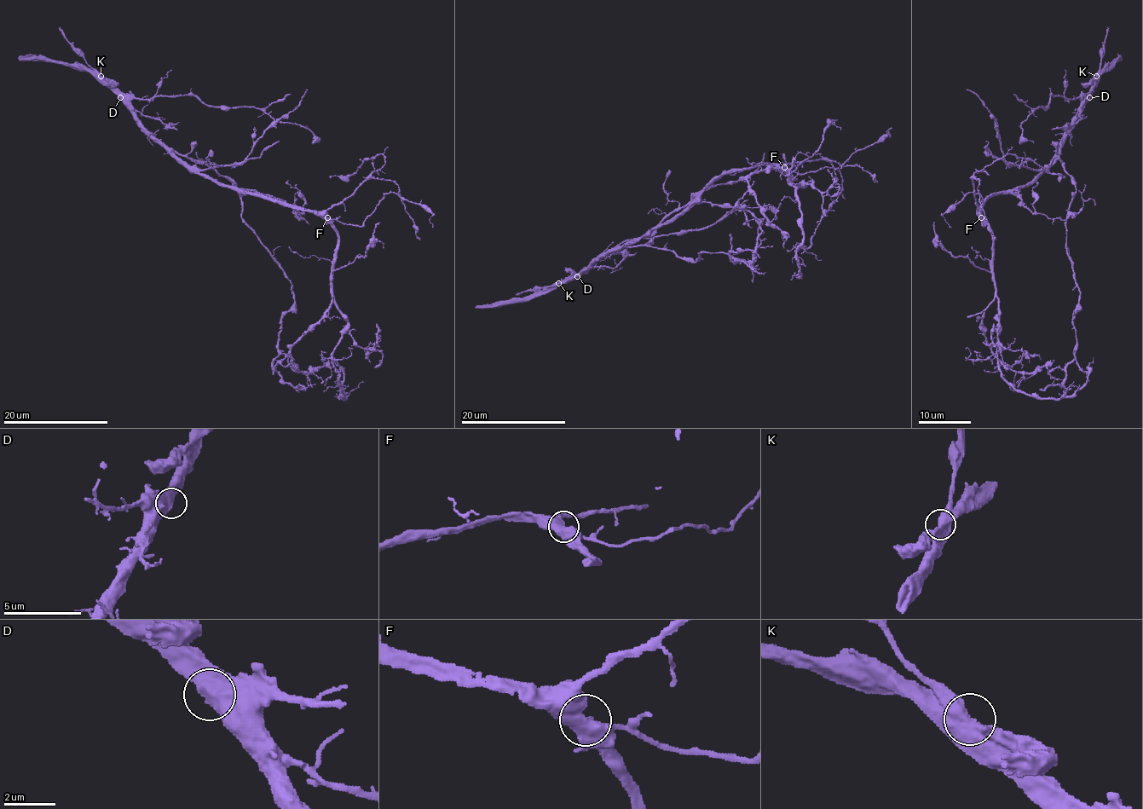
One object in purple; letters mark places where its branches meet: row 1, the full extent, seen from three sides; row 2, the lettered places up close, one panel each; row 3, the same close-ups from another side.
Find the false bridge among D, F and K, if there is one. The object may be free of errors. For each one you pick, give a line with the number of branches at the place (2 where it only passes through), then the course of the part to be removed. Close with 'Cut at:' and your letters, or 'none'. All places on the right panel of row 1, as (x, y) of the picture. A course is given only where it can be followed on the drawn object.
K: 2 | (1096, 77), (1108, 26)
Cut at: K

